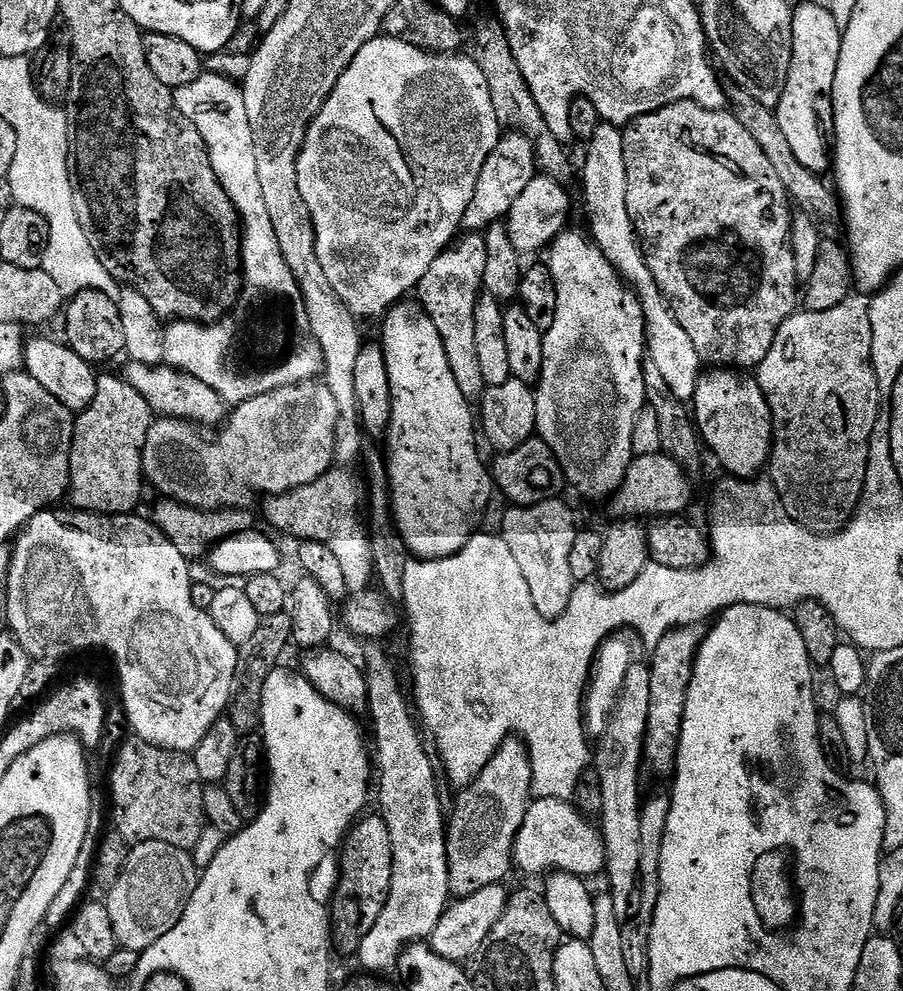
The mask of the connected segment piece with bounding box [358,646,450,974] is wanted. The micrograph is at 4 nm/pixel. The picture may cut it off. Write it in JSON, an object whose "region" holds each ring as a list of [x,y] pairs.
{"region":[[[368,646],[365,647],[368,648],[365,650],[364,652],[364,660],[362,659],[362,667],[368,677],[368,711],[367,711],[367,715],[369,717],[372,716],[372,732],[374,735],[376,735],[376,748],[375,748],[375,744],[374,744],[374,768],[375,771],[378,773],[378,784],[379,784],[379,780],[380,780],[380,808],[378,808],[378,812],[379,815],[384,817],[384,821],[386,822],[386,826],[390,826],[390,842],[392,843],[392,853],[394,854],[394,866],[392,867],[392,881],[390,882],[390,894],[388,895],[388,901],[386,902],[386,906],[384,907],[384,909],[382,910],[382,914],[378,914],[378,922],[374,922],[374,930],[370,930],[370,934],[366,934],[366,938],[362,938],[362,946],[360,947],[359,953],[358,953],[358,961],[360,960],[360,964],[362,967],[365,968],[366,971],[365,973],[368,974],[380,974],[380,973],[376,973],[376,972],[388,972],[393,969],[395,969],[397,967],[397,965],[399,965],[400,963],[400,955],[403,954],[405,948],[408,947],[408,945],[410,944],[414,944],[417,942],[424,942],[427,941],[429,939],[429,937],[431,937],[432,935],[432,931],[434,930],[434,926],[438,926],[438,918],[442,918],[442,914],[444,913],[445,908],[448,907],[449,903],[450,903],[450,893],[448,890],[448,855],[446,854],[446,846],[448,845],[448,834],[446,831],[446,810],[440,806],[440,794],[439,792],[436,790],[436,774],[434,772],[434,768],[432,766],[432,762],[431,760],[428,758],[428,752],[426,749],[424,749],[424,742],[423,740],[420,738],[420,734],[419,732],[416,730],[416,724],[417,724],[417,728],[418,728],[418,722],[417,719],[414,717],[413,711],[410,709],[410,700],[408,697],[408,700],[406,697],[404,697],[404,688],[402,685],[400,685],[400,680],[398,677],[396,677],[396,672],[394,669],[392,669],[392,664],[390,661],[388,661],[388,656],[386,653],[383,652],[382,649],[380,649],[380,646]]]}

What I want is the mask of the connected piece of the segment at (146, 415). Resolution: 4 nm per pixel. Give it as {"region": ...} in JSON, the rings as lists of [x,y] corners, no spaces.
{"region":[[[101,375],[96,381],[94,402],[85,412],[79,413],[74,420],[72,435],[72,457],[70,458],[70,482],[67,499],[72,500],[71,507],[81,512],[98,512],[110,516],[119,516],[133,511],[140,500],[140,491],[146,488],[144,479],[144,454],[146,434],[152,429],[154,413],[152,407],[130,386],[123,375]]]}

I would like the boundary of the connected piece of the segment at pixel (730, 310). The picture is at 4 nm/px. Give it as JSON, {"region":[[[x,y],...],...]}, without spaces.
{"region":[[[692,100],[674,102],[657,112],[651,112],[633,120],[623,129],[624,133],[624,157],[626,158],[626,178],[628,189],[626,190],[626,206],[632,219],[632,225],[636,228],[636,234],[644,257],[654,274],[654,278],[660,287],[660,293],[664,295],[669,308],[676,315],[677,322],[690,334],[690,342],[694,342],[694,350],[698,350],[701,361],[708,366],[723,366],[729,370],[755,370],[770,354],[774,338],[782,326],[798,308],[798,281],[794,270],[794,254],[792,253],[792,217],[793,205],[790,197],[778,179],[778,173],[774,166],[770,166],[766,154],[754,138],[750,138],[746,126],[736,115],[728,110],[710,110],[701,104],[695,104]]]}

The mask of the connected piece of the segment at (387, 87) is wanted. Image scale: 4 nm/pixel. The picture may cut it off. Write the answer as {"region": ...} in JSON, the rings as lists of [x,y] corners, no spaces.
{"region":[[[381,34],[377,36],[376,39],[366,42],[366,46],[362,46],[362,50],[358,50],[354,62],[350,62],[350,66],[342,74],[342,78],[338,78],[338,86],[334,86],[334,90],[330,94],[326,106],[322,106],[320,113],[312,120],[312,124],[309,126],[308,133],[304,139],[302,150],[298,154],[298,162],[296,163],[298,194],[302,198],[304,205],[308,208],[308,215],[314,226],[318,262],[322,262],[322,270],[326,273],[326,278],[329,279],[330,286],[334,286],[334,292],[338,294],[340,301],[352,311],[353,316],[357,318],[363,318],[363,316],[383,317],[393,304],[399,304],[407,297],[404,295],[406,295],[411,288],[413,291],[413,289],[420,285],[422,278],[426,274],[426,270],[430,270],[430,262],[434,262],[434,258],[438,258],[438,254],[442,254],[445,248],[449,247],[449,245],[457,239],[458,233],[461,231],[464,223],[466,206],[470,206],[470,198],[474,198],[474,186],[478,186],[478,174],[482,174],[482,166],[486,166],[486,158],[490,158],[490,150],[494,150],[494,146],[500,141],[501,135],[502,125],[498,118],[498,114],[494,114],[494,102],[490,99],[490,86],[486,86],[486,77],[482,75],[482,70],[478,70],[476,61],[471,55],[428,52],[424,48],[419,48],[413,44],[407,44],[399,40],[399,38],[387,34]]]}

